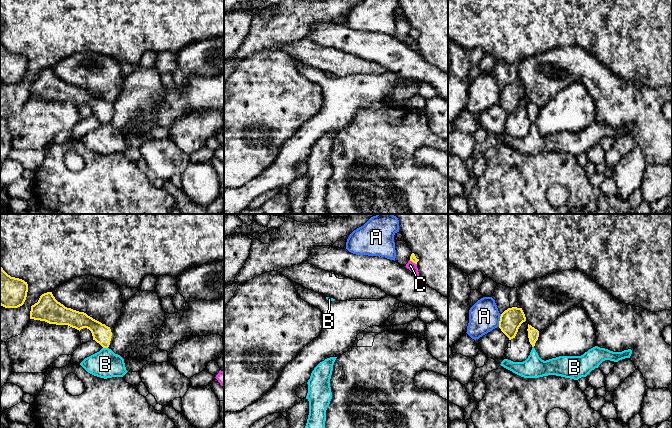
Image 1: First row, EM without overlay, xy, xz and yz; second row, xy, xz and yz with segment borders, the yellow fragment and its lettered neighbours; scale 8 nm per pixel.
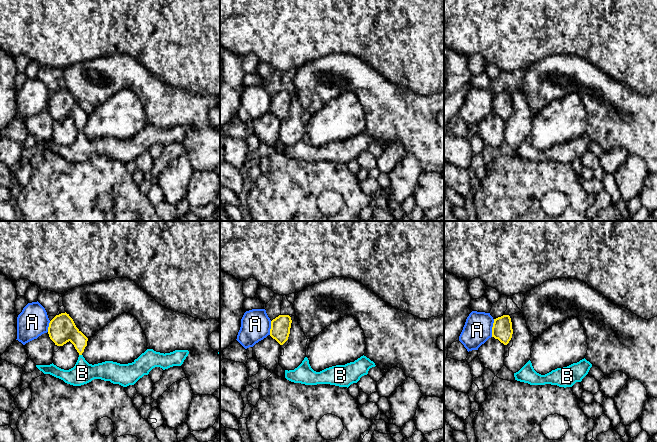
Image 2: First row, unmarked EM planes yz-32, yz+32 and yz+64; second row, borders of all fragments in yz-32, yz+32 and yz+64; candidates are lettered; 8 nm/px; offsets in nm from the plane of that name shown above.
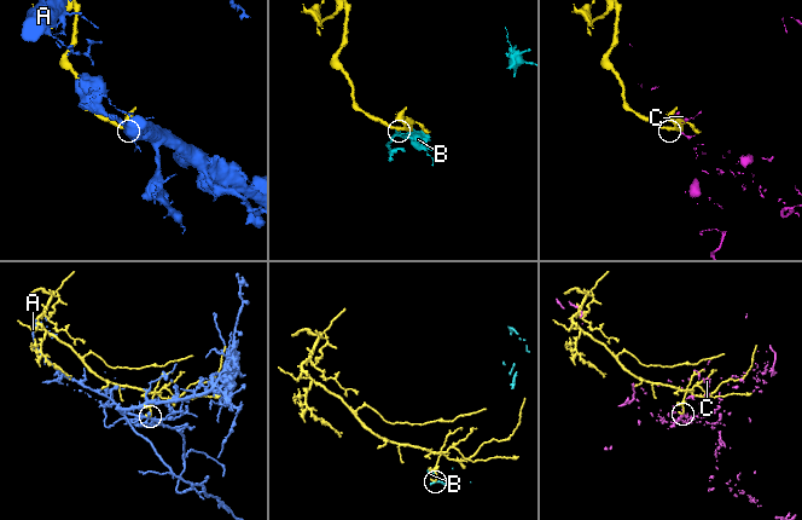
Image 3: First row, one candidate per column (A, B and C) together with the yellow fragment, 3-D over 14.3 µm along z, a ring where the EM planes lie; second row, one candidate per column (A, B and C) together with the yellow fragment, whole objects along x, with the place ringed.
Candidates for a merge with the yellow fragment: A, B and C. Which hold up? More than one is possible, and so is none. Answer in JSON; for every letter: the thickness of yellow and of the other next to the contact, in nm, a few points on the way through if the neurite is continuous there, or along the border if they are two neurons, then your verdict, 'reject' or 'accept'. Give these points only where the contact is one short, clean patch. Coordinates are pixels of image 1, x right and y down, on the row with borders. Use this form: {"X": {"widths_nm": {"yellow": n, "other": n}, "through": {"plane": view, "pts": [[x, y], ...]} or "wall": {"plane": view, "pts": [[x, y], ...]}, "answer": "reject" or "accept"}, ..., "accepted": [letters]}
{"A": {"widths_nm": {"yellow": 180, "other": 240}, "answer": "reject"}, "B": {"widths_nm": {"yellow": 150, "other": 220}, "wall": {"plane": "xy", "pts": [[103, 347], [107, 348]]}, "answer": "reject"}, "C": {"widths_nm": {"yellow": 50, "other": 70}, "wall": {"plane": "xz", "pts": [[409, 260], [416, 264]]}, "answer": "reject"}, "accepted": []}

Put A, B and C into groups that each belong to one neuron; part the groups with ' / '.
A C / B

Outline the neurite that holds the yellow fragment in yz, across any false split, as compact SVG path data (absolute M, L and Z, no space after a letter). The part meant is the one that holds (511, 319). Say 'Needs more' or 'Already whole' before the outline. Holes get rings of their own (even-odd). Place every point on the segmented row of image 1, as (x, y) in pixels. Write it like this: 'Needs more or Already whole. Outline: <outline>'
Already whole. Outline: M512 307L505 310L499 321L499 328L509 338L515 338L519 327L526 321L522 308Z

